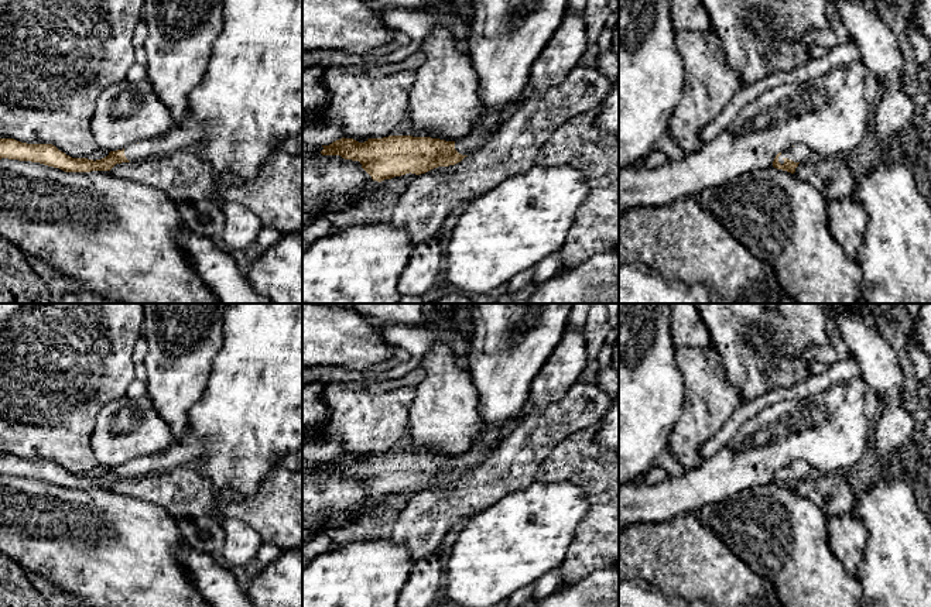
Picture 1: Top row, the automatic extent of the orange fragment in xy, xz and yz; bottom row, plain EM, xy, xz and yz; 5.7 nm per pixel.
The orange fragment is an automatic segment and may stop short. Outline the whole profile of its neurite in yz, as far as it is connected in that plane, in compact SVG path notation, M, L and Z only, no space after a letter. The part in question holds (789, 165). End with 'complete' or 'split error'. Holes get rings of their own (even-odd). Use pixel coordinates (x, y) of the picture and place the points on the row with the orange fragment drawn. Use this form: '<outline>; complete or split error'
M797 144L783 152L778 152L773 161L773 167L794 174L800 162L812 155L811 150L802 144Z; split error

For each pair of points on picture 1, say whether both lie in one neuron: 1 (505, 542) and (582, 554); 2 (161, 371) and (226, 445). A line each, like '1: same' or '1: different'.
1: different
2: different

